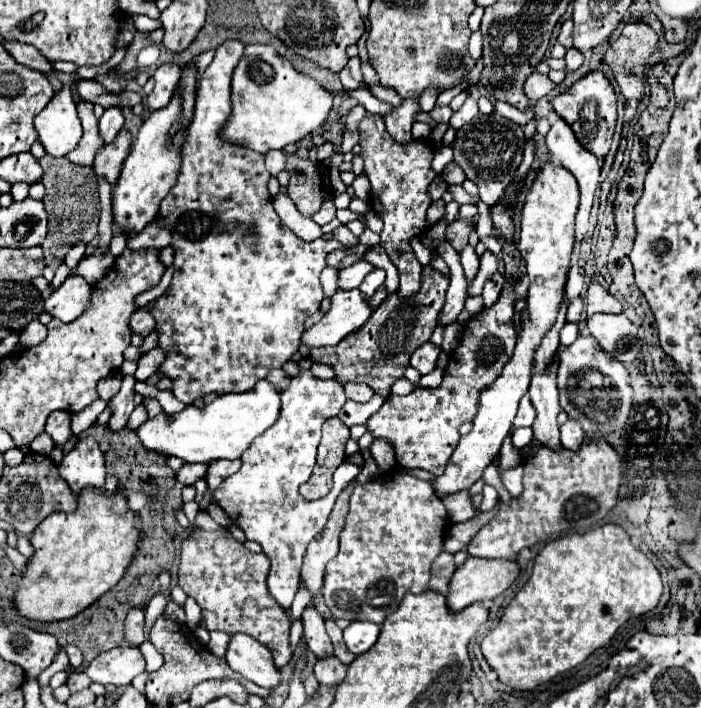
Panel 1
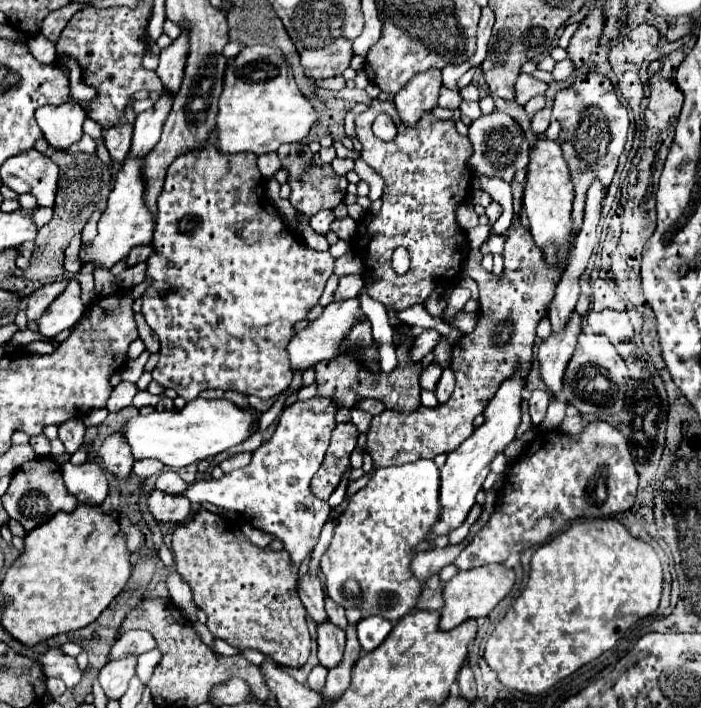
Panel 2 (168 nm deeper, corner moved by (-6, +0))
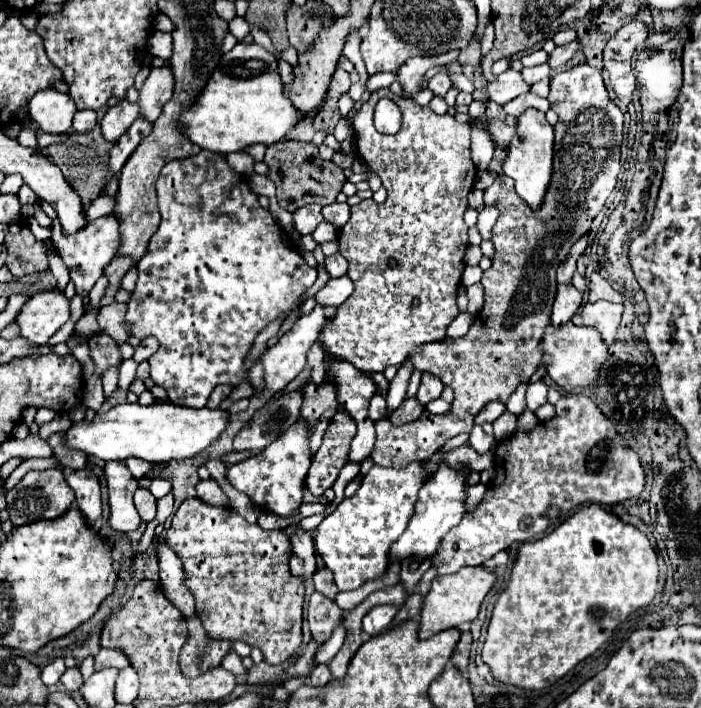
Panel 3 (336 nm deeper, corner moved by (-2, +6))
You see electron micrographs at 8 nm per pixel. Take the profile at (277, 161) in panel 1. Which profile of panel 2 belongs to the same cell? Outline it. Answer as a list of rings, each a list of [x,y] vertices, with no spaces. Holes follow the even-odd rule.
[[[272,153],[272,155],[258,155],[258,169],[260,169],[262,177],[270,179],[280,169],[278,155],[276,153]]]

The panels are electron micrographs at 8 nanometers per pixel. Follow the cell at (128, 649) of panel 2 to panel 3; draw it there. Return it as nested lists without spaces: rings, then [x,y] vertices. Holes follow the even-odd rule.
[[[100,649],[100,653],[94,657],[96,671],[104,669],[104,667],[120,667],[120,669],[124,669],[128,665],[130,665],[128,655],[120,653],[120,649]]]

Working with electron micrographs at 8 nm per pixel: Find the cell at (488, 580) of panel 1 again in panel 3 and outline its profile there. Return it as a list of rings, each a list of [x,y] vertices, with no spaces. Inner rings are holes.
[[[482,565],[476,569],[464,567],[464,569],[460,569],[460,573],[454,573],[454,575],[438,575],[432,581],[430,593],[424,599],[424,607],[422,607],[422,615],[420,615],[420,633],[418,633],[420,639],[428,639],[444,629],[460,627],[462,623],[474,621],[478,617],[484,597],[494,587],[494,583],[496,583],[496,575]]]

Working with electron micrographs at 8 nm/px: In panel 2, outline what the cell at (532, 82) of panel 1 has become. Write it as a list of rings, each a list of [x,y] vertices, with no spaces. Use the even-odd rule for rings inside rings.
[[[518,75],[516,83],[514,83],[514,103],[518,105],[526,105],[532,97],[540,95],[540,93],[546,93],[548,85],[544,81],[536,81],[532,75]]]

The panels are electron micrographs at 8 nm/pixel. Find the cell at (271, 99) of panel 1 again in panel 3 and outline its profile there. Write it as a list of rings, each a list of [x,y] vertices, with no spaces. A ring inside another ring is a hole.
[[[252,41],[236,43],[234,49],[222,57],[198,101],[184,109],[180,125],[186,127],[188,139],[198,147],[214,153],[234,153],[254,143],[272,145],[286,139],[298,119],[300,113],[296,113],[288,97],[284,97],[276,55]]]

